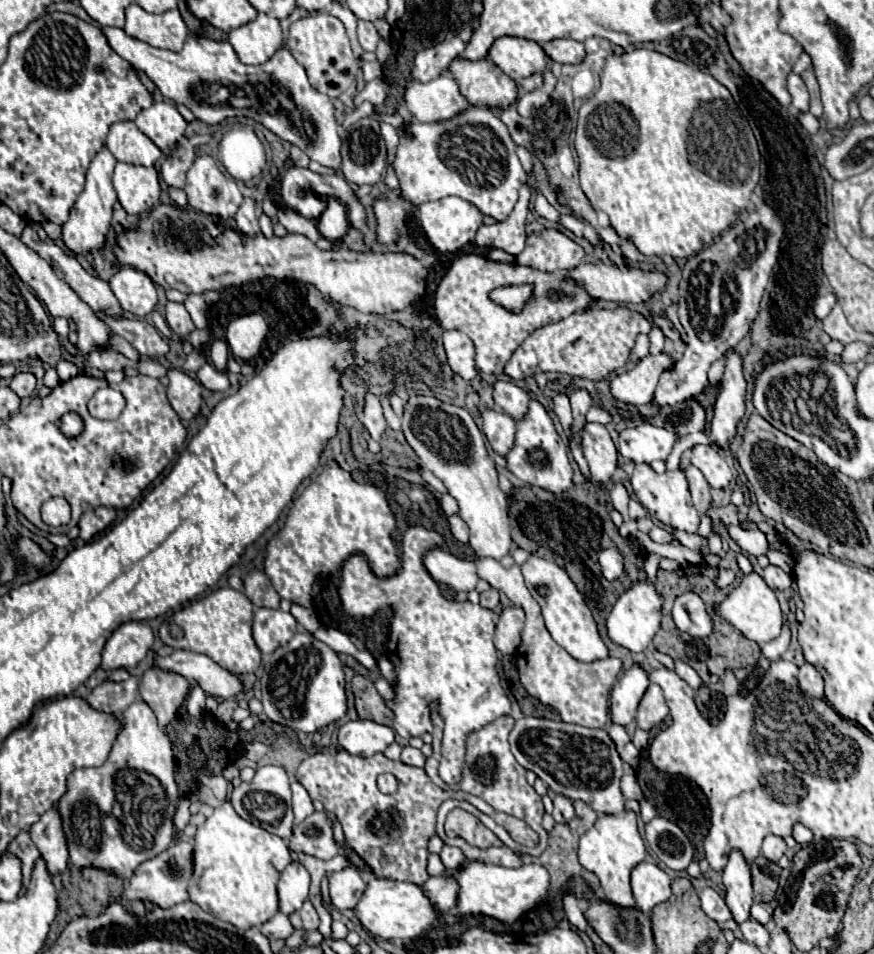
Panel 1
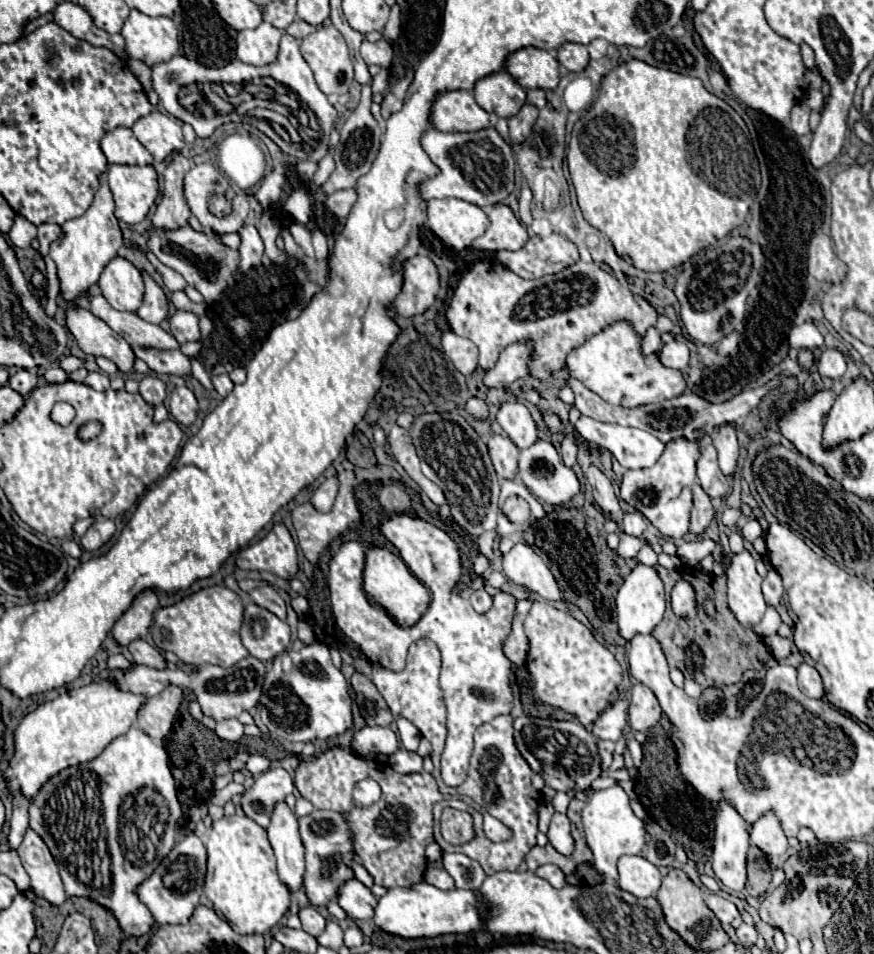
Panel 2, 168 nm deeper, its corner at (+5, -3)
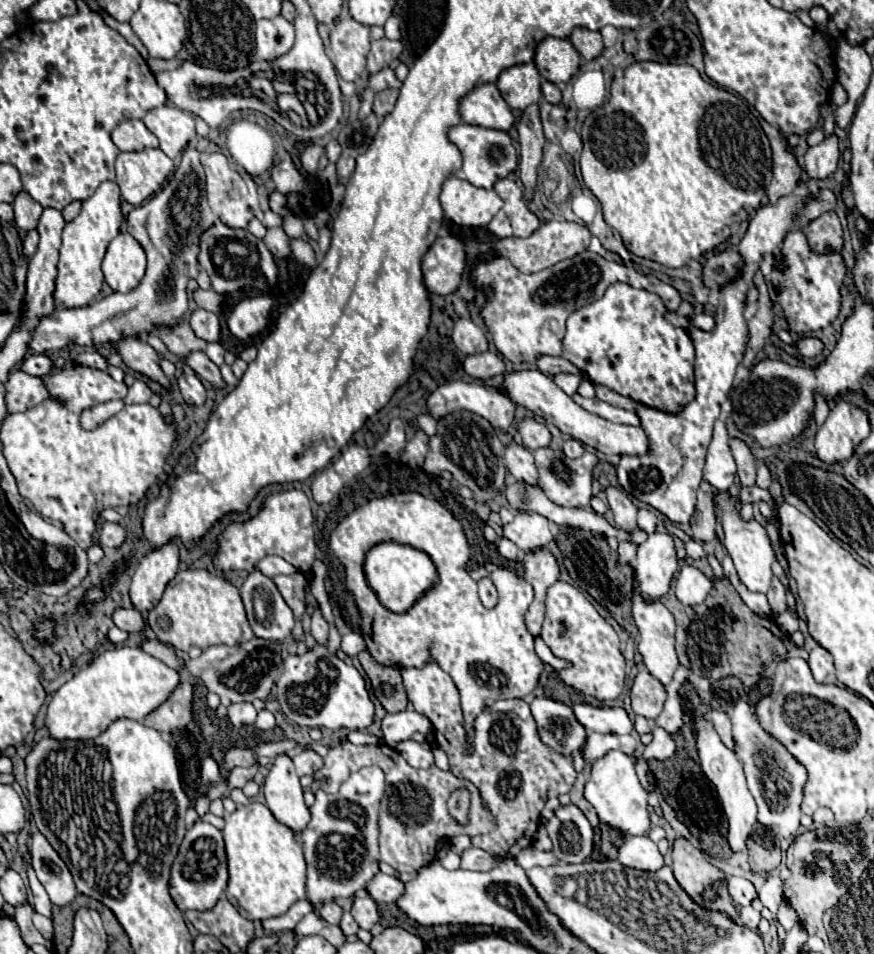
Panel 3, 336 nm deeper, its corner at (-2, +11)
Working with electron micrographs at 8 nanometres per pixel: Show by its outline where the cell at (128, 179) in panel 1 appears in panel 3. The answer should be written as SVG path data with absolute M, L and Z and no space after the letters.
M160 149L120 153L116 159L116 183L128 203L140 205L160 189L172 169L172 159Z

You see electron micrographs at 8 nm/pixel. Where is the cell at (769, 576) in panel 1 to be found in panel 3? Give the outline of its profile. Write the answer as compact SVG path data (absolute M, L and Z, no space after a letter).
M778 577L772 579L772 587L770 587L770 591L766 593L766 597L768 597L770 609L772 609L774 615L780 615L780 613L786 611L786 593L784 593L784 587L782 587L782 583L778 581Z

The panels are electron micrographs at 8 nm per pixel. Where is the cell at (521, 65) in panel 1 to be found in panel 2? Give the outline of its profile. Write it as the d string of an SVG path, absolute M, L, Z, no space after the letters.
M523 47L505 59L505 71L525 89L555 89L559 83L557 59L537 47Z

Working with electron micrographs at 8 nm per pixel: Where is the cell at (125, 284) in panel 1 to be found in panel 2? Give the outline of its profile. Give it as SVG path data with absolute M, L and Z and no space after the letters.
M115 257L103 269L99 287L103 297L117 309L117 311L131 311L135 313L141 307L141 299L145 293L143 277L139 269L129 263L127 259Z

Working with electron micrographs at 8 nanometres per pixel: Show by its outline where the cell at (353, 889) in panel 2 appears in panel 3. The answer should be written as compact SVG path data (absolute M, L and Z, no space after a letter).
M378 873L368 885L366 889L370 891L374 901L382 901L382 903L394 903L402 897L404 893L404 881L400 881L398 877L390 877L384 873Z

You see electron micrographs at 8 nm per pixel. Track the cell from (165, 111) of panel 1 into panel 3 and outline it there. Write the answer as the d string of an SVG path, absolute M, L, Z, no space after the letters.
M160 105L144 117L144 125L158 137L160 149L170 157L178 157L182 149L196 137L194 115L174 105Z

